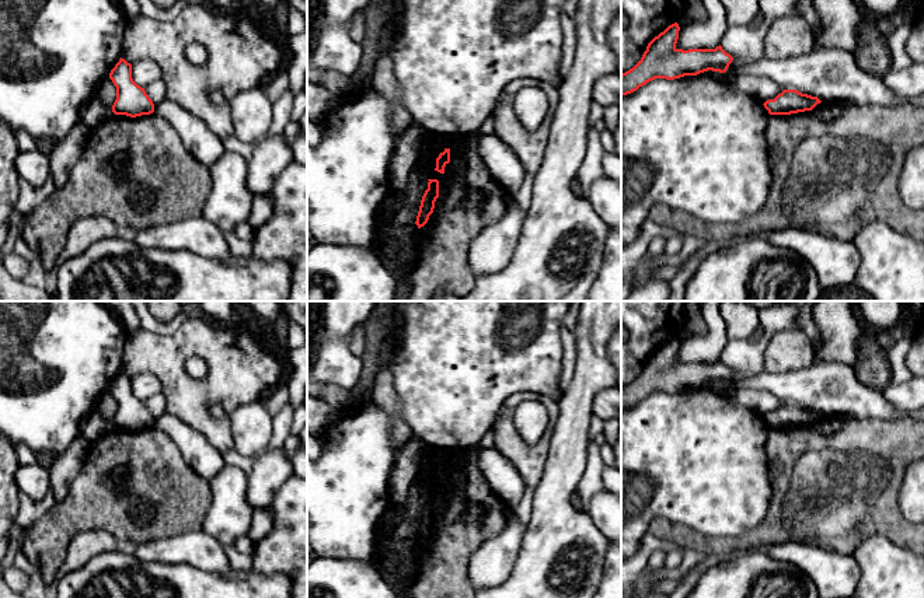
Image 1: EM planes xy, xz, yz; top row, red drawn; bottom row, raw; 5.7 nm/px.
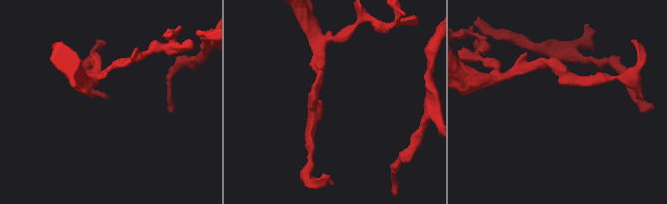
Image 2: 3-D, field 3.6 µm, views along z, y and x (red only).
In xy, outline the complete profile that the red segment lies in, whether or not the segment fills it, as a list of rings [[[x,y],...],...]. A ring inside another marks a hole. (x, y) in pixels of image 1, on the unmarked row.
[[[121,371],[111,384],[109,392],[116,401],[116,413],[112,419],[115,429],[136,431],[154,426],[153,415],[146,408],[144,402],[137,399],[132,392],[130,377]]]

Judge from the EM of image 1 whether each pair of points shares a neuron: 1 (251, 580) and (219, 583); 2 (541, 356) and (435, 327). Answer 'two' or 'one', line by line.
1: one
2: one

